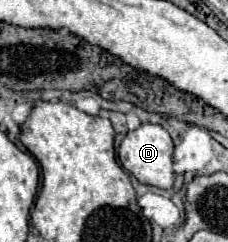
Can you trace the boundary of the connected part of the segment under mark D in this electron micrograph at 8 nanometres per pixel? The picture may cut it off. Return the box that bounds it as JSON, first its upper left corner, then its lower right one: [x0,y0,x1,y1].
[119,124,175,190]

